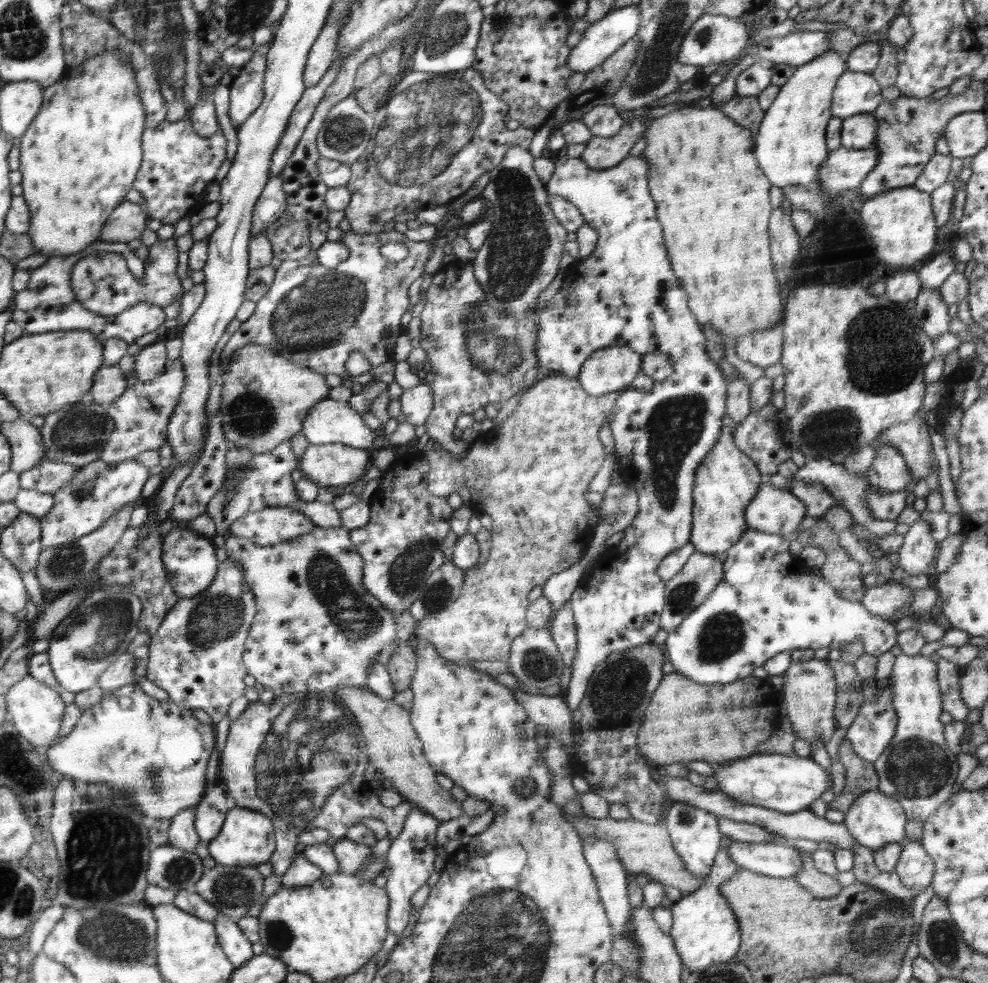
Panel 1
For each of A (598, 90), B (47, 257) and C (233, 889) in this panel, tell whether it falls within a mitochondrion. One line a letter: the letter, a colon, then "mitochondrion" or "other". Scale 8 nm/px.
A: mitochondrion
B: other
C: mitochondrion

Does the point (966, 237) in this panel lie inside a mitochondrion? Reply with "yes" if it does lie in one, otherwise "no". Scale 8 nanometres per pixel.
no

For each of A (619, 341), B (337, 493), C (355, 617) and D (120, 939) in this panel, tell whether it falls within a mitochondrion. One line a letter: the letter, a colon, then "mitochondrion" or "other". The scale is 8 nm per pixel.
A: other
B: other
C: mitochondrion
D: mitochondrion

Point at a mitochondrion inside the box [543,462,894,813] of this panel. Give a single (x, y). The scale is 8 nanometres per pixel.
(618, 692)

